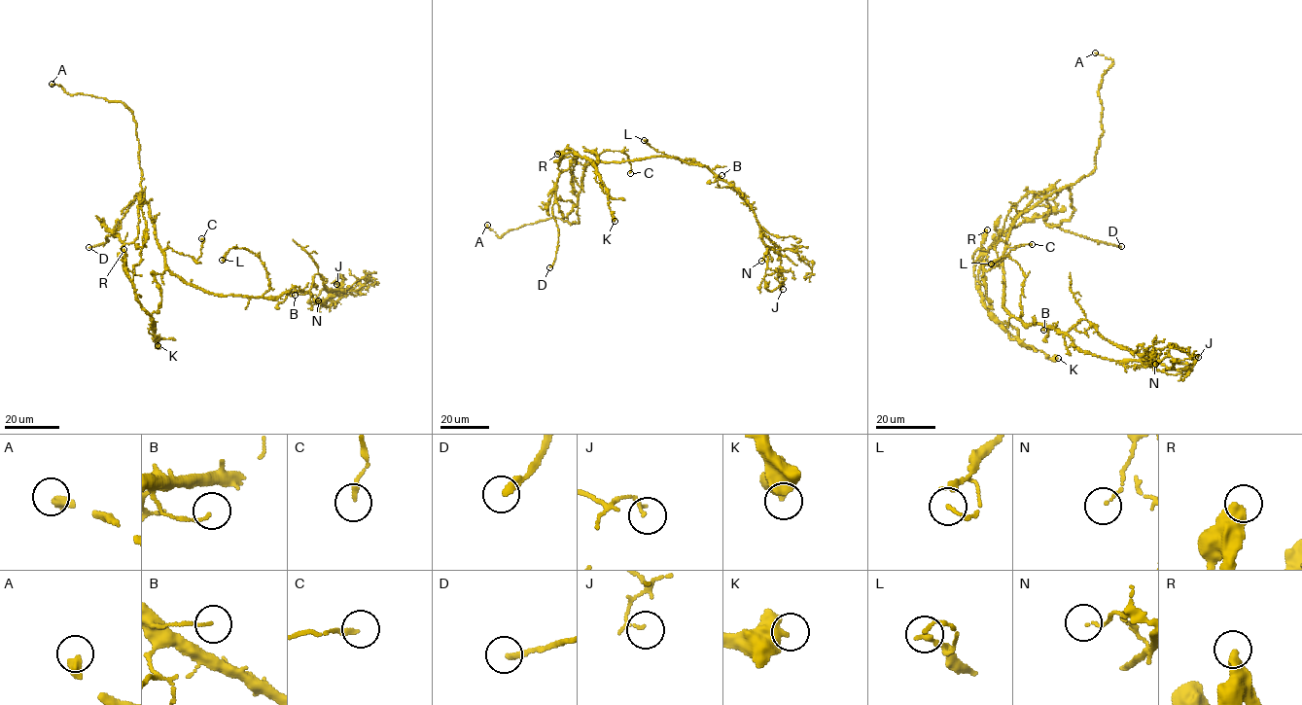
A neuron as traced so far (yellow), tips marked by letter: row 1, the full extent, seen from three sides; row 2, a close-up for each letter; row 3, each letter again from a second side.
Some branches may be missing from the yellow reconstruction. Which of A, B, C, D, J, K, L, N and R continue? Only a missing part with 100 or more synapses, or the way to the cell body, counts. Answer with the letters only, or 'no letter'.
D

